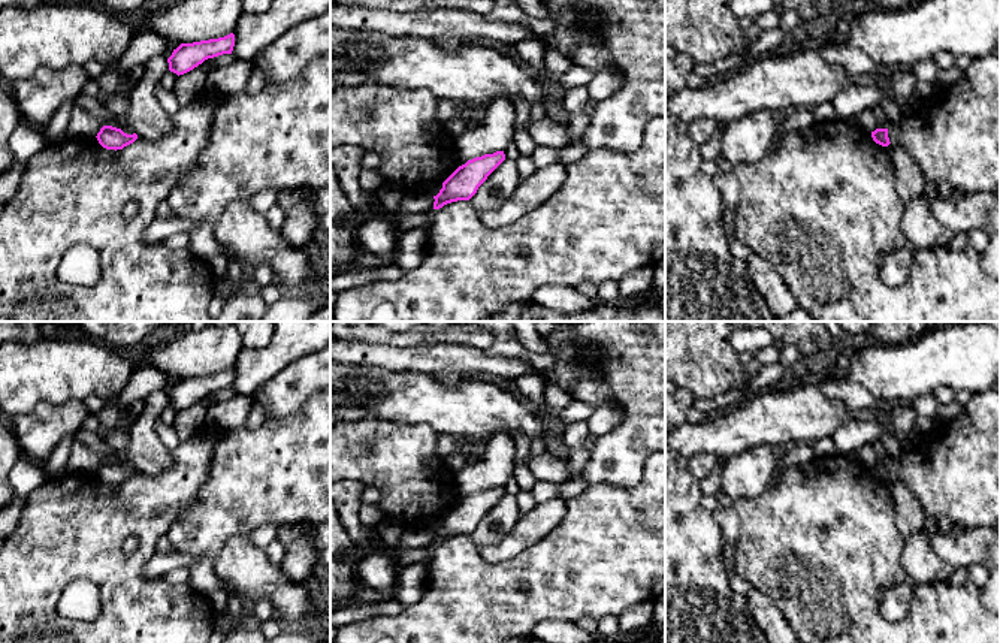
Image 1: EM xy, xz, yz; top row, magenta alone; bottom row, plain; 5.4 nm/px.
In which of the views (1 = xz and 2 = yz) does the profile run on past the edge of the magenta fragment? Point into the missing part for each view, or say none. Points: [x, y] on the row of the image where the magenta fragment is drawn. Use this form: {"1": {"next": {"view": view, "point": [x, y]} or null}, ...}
{"1": {"next": null}, "2": {"next": null}}

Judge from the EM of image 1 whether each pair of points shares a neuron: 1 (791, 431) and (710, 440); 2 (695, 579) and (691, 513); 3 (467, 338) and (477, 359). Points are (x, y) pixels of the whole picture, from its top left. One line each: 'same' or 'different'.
1: same
2: same
3: different

